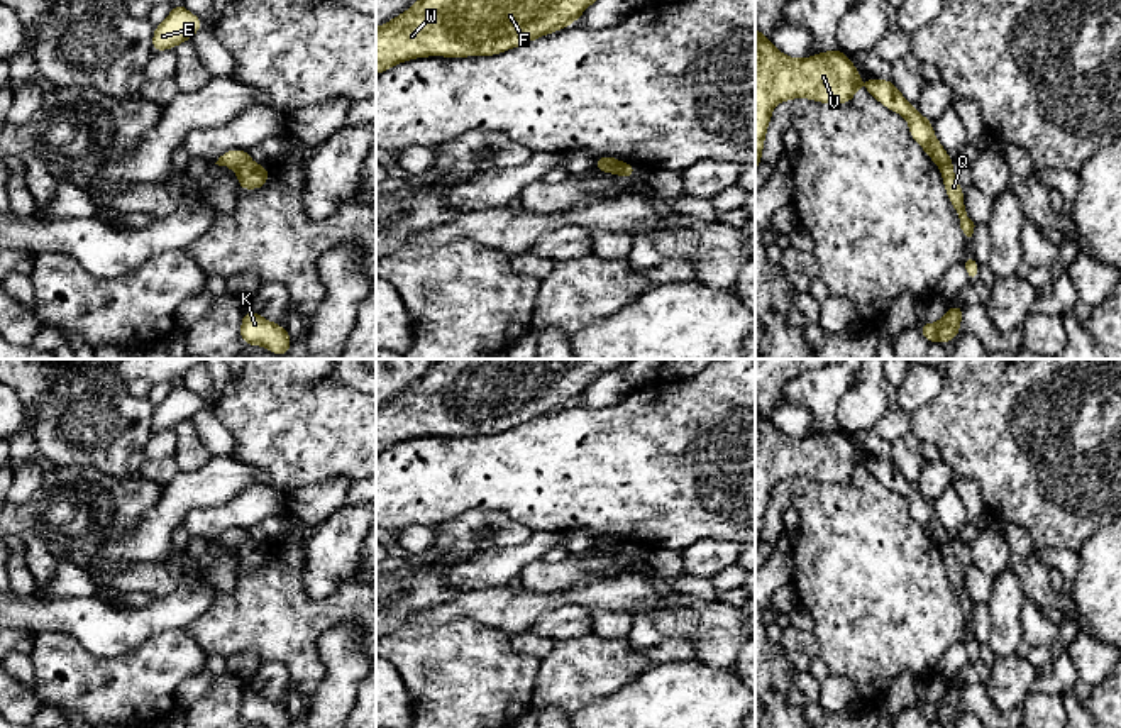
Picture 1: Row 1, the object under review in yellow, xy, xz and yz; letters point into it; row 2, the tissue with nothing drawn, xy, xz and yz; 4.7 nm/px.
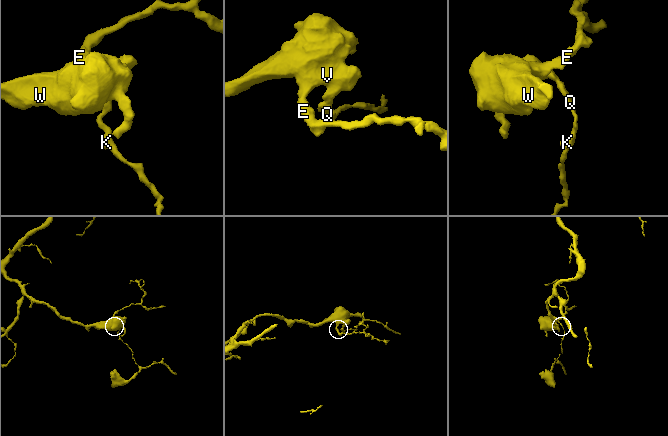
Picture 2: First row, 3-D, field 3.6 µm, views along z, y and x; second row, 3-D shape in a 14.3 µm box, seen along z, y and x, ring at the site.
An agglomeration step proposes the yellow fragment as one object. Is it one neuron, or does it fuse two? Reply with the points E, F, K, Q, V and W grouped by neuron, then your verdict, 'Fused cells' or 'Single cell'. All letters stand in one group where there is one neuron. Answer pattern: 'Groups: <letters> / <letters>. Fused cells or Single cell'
Groups: E F V W / K Q. Fused cells

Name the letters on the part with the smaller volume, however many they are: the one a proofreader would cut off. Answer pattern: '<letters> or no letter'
K, Q

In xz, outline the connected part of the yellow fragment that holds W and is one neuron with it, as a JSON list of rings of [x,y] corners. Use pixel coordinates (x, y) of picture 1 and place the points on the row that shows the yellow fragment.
[[[417,0],[406,12],[376,27],[376,74],[417,58],[494,56],[574,24],[596,0]]]

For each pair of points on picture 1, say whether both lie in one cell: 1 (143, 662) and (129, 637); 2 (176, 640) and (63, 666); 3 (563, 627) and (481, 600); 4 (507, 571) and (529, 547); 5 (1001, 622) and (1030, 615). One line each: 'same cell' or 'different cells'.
1: different cells
2: same cell
3: different cells
4: same cell
5: different cells

